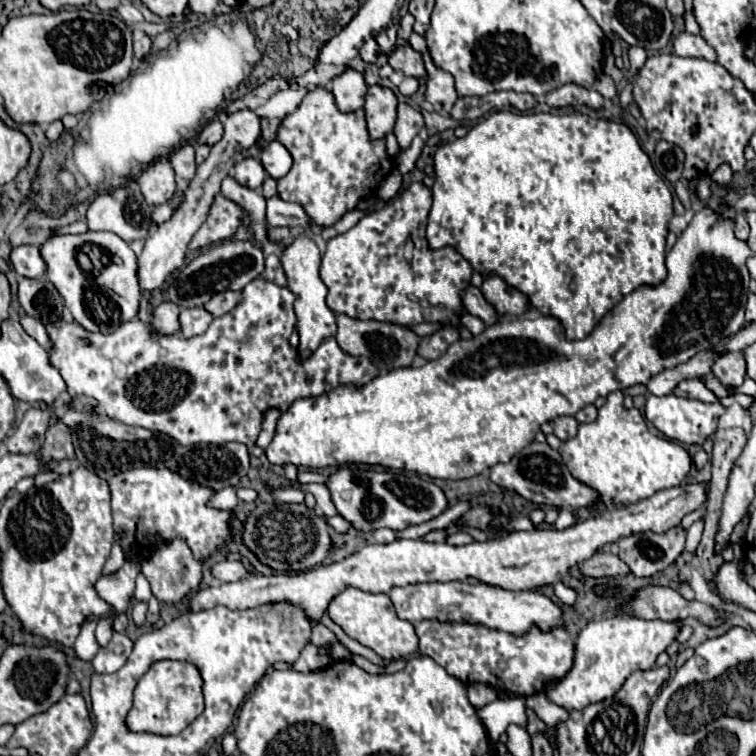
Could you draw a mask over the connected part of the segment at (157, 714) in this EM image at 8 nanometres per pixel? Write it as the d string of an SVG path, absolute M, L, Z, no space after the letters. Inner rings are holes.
M159 660L153 662L133 690L133 706L127 714L127 728L131 732L149 732L159 736L173 736L185 730L203 712L203 678L189 662Z

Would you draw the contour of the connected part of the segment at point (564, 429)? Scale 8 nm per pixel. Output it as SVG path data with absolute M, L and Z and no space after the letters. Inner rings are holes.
M557 416L555 420L553 420L553 428L555 428L555 436L561 440L561 442L565 442L565 440L569 440L569 438L573 438L575 434L577 434L577 420L573 418L573 416Z

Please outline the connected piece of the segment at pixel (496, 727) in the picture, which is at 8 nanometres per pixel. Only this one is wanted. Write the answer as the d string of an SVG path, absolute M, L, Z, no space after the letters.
M499 698L491 704L485 704L483 708L477 708L477 714L487 726L487 734L491 742L495 744L499 736L505 732L509 724L527 726L527 712L525 712L525 700L523 698Z

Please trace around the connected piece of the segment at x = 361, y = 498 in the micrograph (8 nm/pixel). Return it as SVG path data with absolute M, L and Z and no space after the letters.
M339 468L327 476L325 486L331 492L331 500L339 516L363 534L369 534L377 528L403 530L411 524L423 524L439 516L447 506L447 498L441 488L417 474L393 474L375 470L359 472L357 468Z

